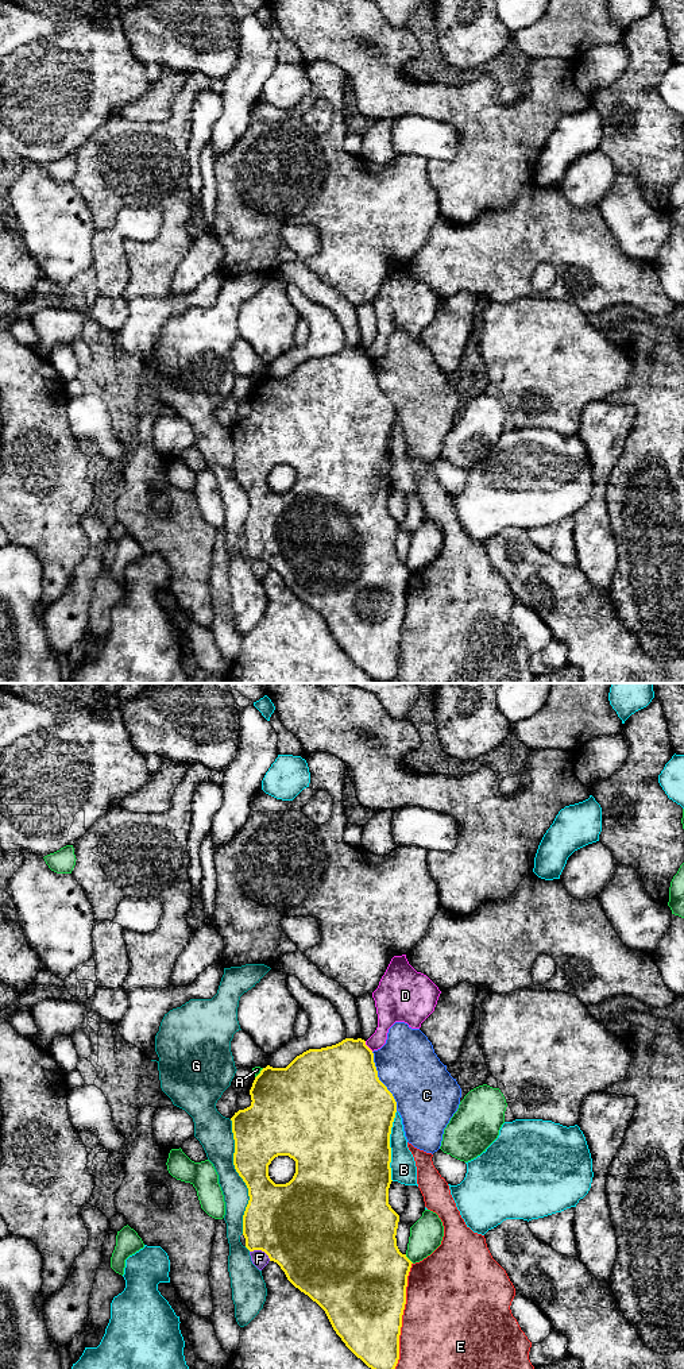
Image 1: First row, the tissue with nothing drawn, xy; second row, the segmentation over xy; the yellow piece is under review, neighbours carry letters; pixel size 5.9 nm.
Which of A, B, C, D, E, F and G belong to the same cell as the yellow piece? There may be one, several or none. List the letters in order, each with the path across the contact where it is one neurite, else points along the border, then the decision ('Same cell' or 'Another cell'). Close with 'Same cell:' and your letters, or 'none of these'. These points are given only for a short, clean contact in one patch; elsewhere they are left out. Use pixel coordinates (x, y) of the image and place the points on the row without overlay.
A: Another cell
B: Another cell
C: Another cell
D: Boundary: xy (364, 350), (373, 359). Another cell
E: Another cell
F: Another cell
G: Another cell
Same cell: none of these

